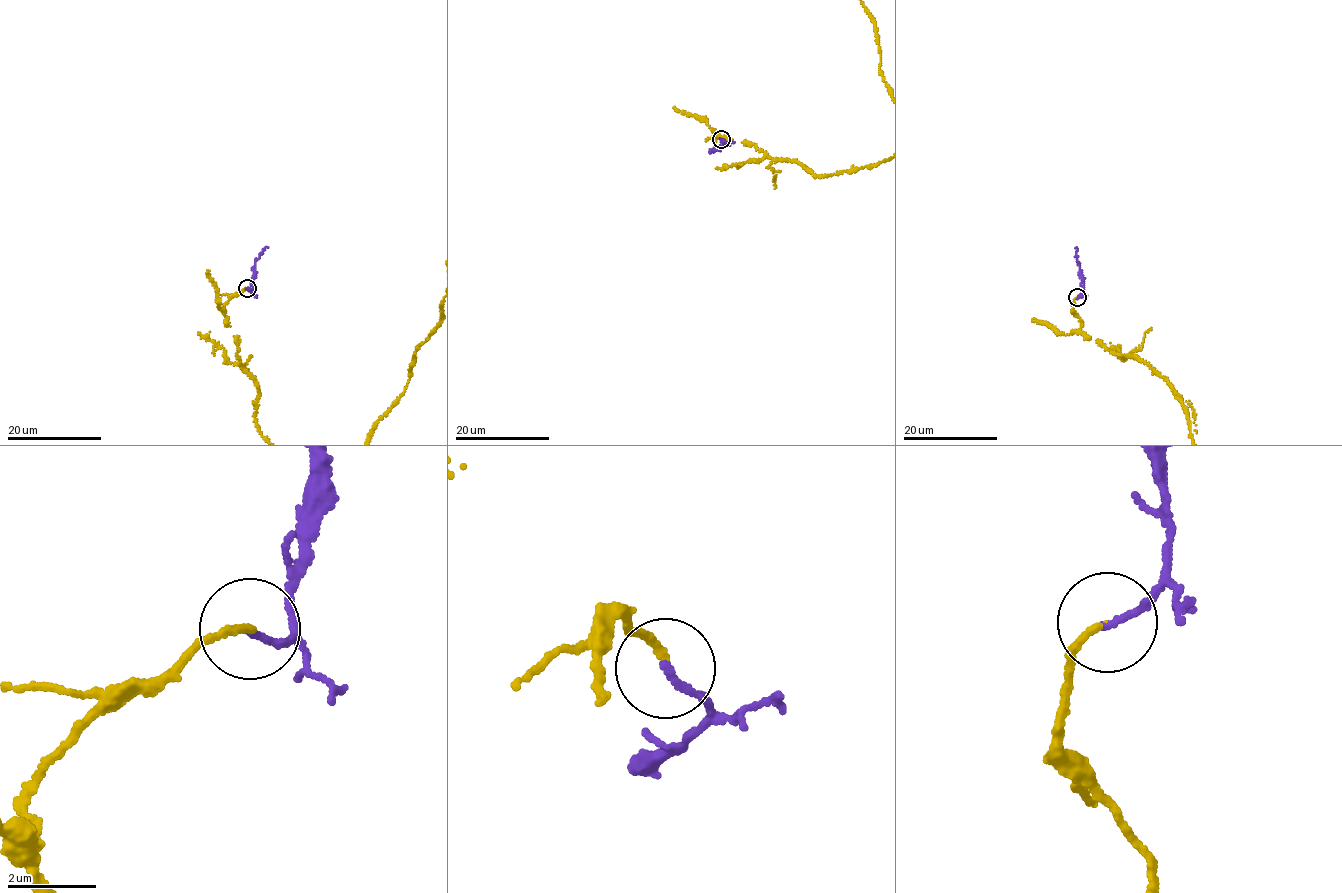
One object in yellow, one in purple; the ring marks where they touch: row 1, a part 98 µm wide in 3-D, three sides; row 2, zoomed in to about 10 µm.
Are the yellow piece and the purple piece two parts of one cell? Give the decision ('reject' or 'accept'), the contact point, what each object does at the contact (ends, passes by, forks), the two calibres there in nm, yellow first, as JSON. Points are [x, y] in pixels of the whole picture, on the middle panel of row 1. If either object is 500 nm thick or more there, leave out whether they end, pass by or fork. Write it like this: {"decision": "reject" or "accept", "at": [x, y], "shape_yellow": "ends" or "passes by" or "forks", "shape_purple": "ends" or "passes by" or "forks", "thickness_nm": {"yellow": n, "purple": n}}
{"decision": "accept", "at": [721, 139], "shape_yellow": "ends", "shape_purple": "ends", "thickness_nm": {"yellow": 140, "purple": 150}}

